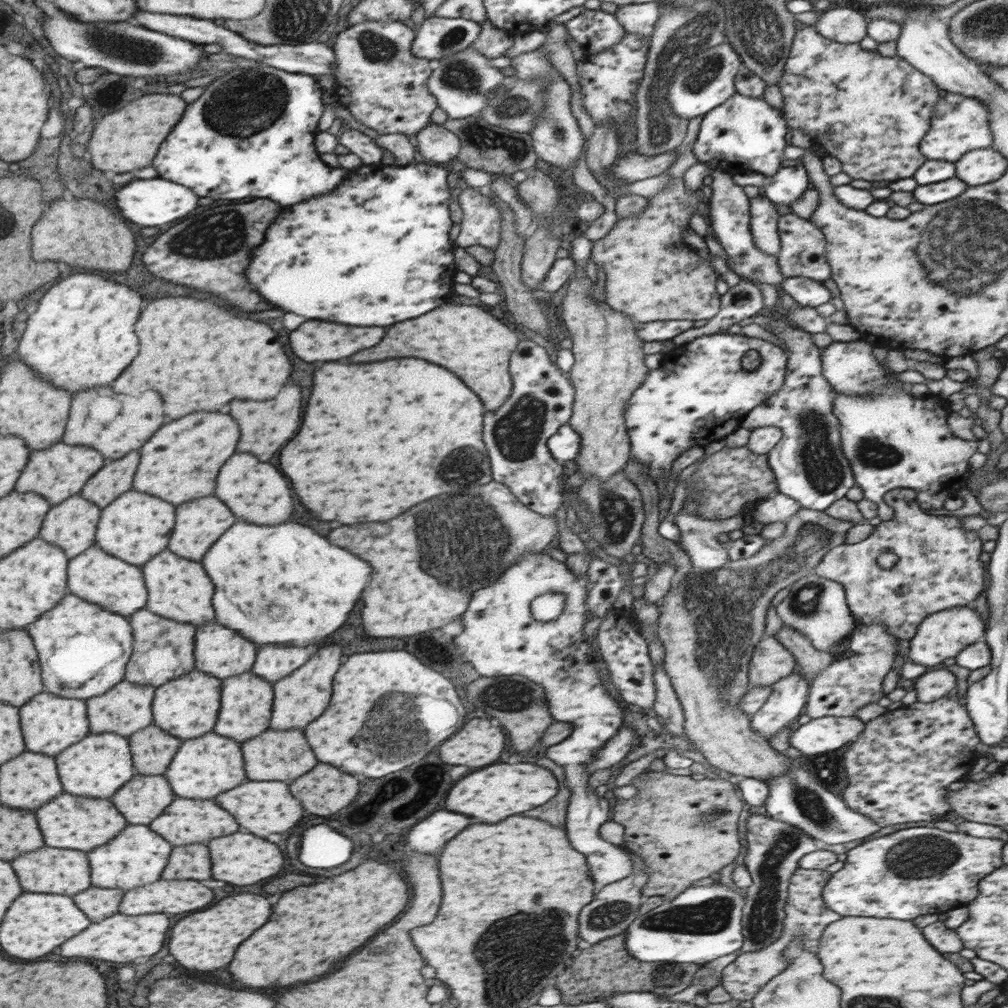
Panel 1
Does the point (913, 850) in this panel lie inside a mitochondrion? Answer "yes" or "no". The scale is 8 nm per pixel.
yes

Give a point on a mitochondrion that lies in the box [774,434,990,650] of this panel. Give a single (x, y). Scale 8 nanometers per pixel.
(873, 453)

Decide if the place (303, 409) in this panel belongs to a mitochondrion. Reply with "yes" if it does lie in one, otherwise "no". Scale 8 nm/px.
no

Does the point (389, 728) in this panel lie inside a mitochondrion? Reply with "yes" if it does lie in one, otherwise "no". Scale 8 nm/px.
yes

